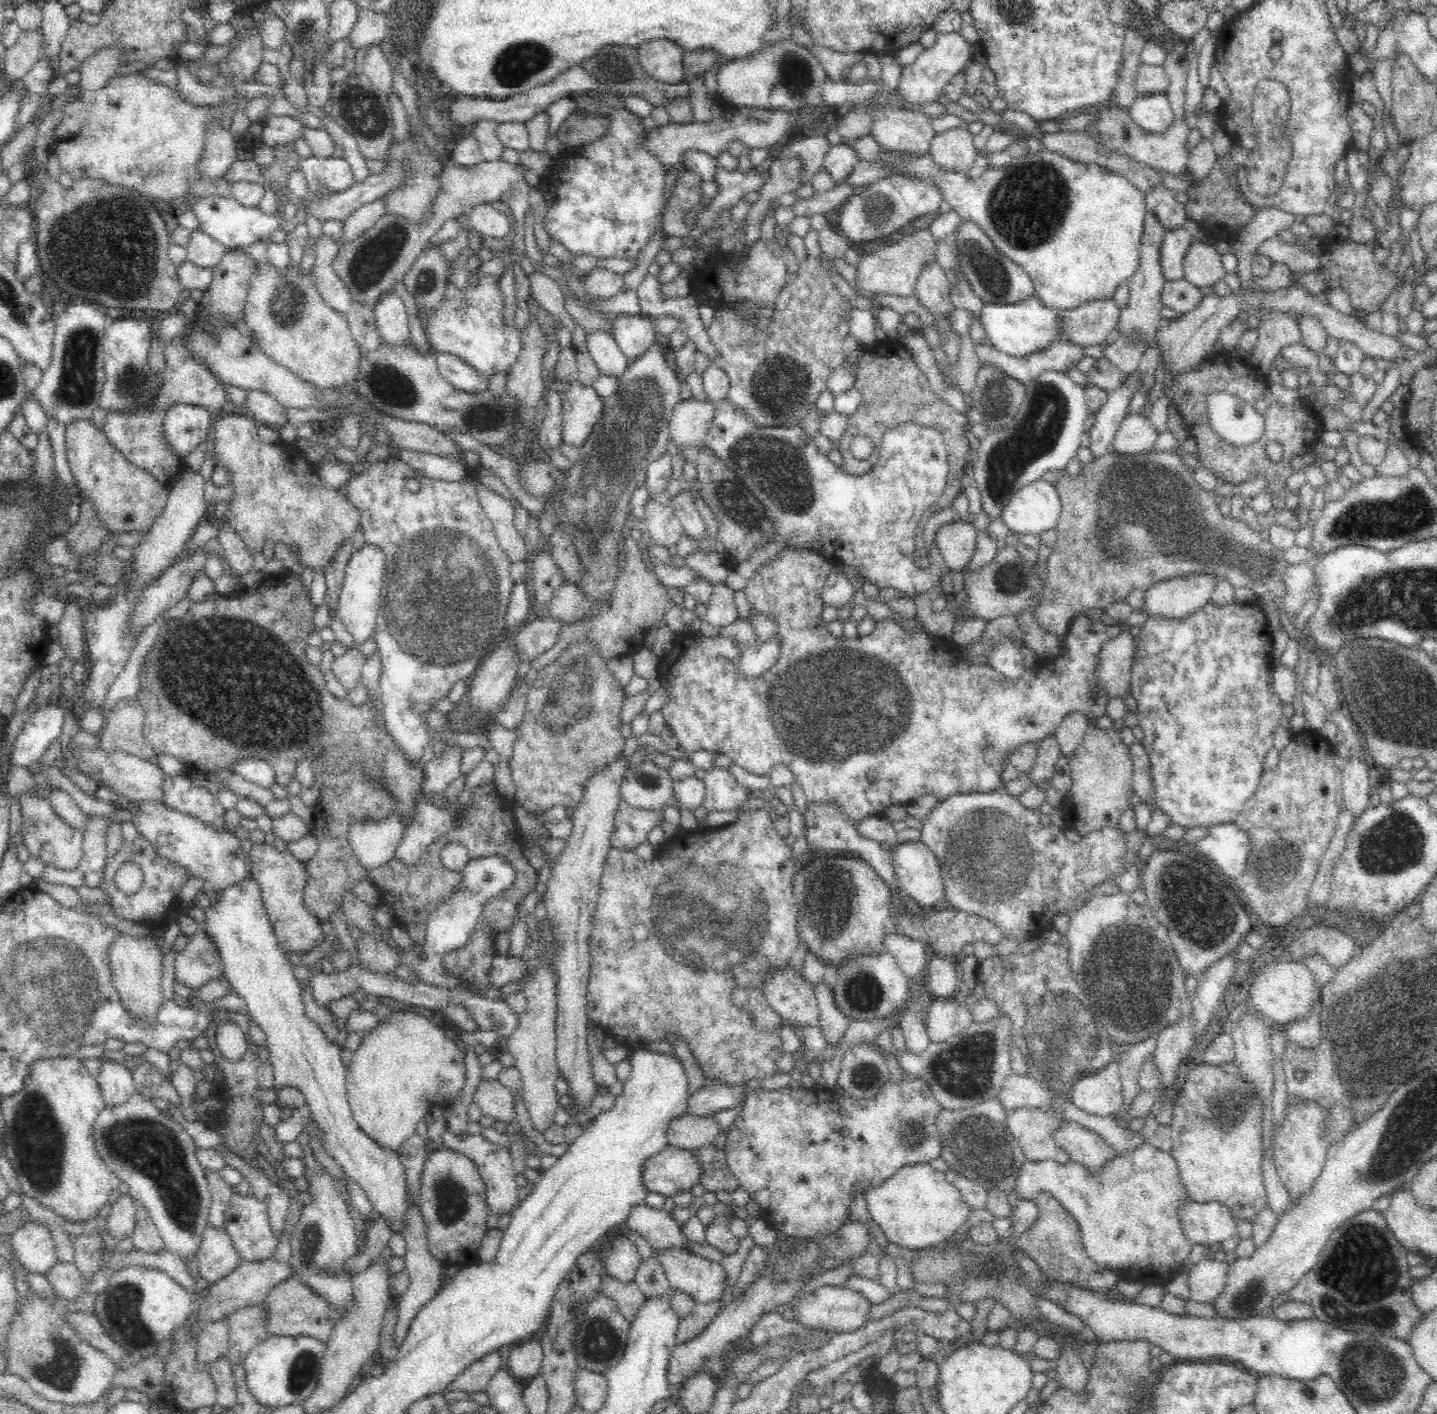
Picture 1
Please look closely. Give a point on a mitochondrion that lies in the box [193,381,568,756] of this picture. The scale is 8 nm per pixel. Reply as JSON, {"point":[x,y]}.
{"point":[437,566]}

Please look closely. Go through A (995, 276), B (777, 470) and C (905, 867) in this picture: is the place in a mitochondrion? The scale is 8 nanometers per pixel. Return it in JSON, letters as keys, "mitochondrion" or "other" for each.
{"A":"mitochondrion","B":"mitochondrion","C":"other"}

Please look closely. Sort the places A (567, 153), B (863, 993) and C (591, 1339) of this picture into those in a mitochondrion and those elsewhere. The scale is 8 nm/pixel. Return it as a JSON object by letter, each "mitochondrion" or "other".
{"A":"other","B":"mitochondrion","C":"mitochondrion"}

